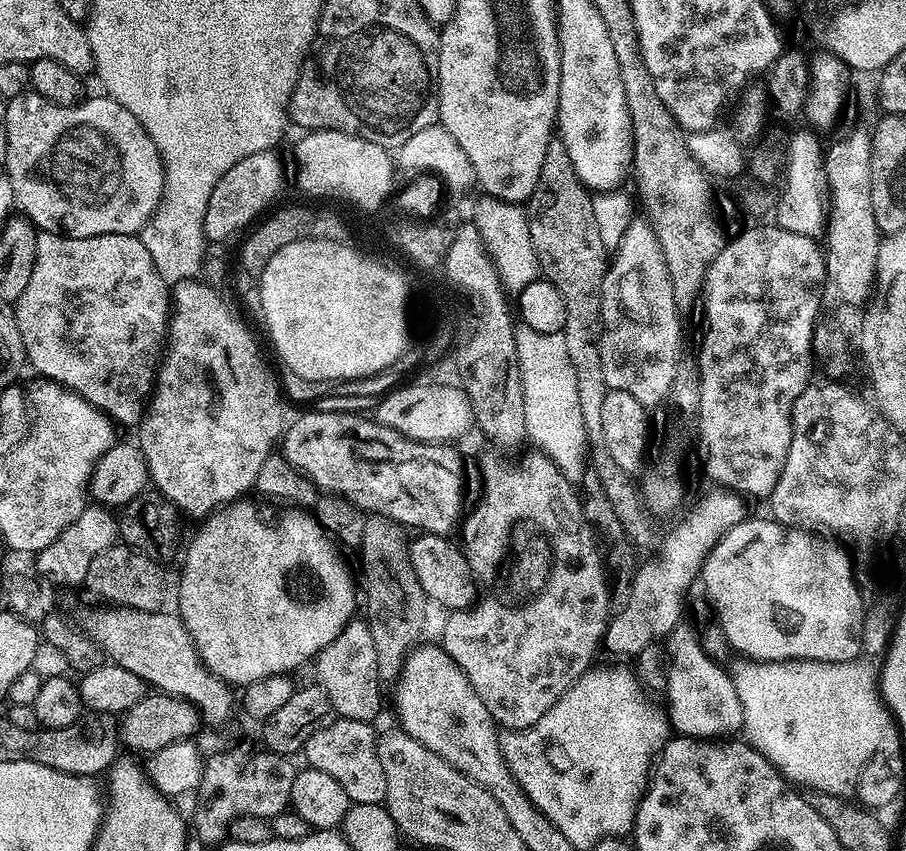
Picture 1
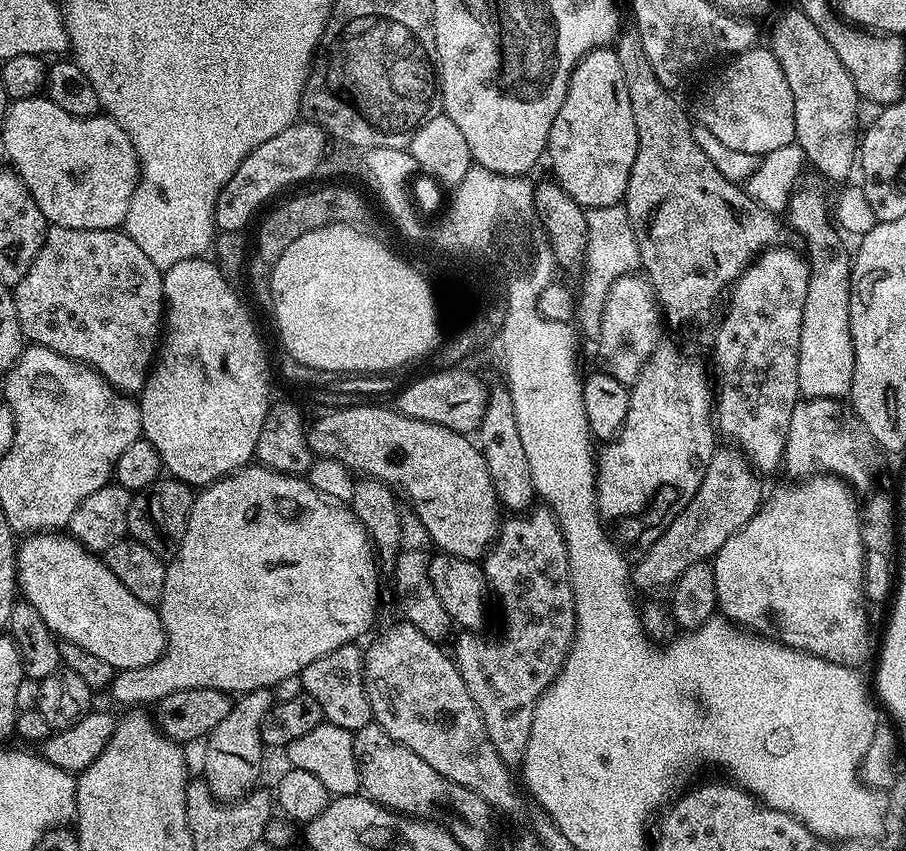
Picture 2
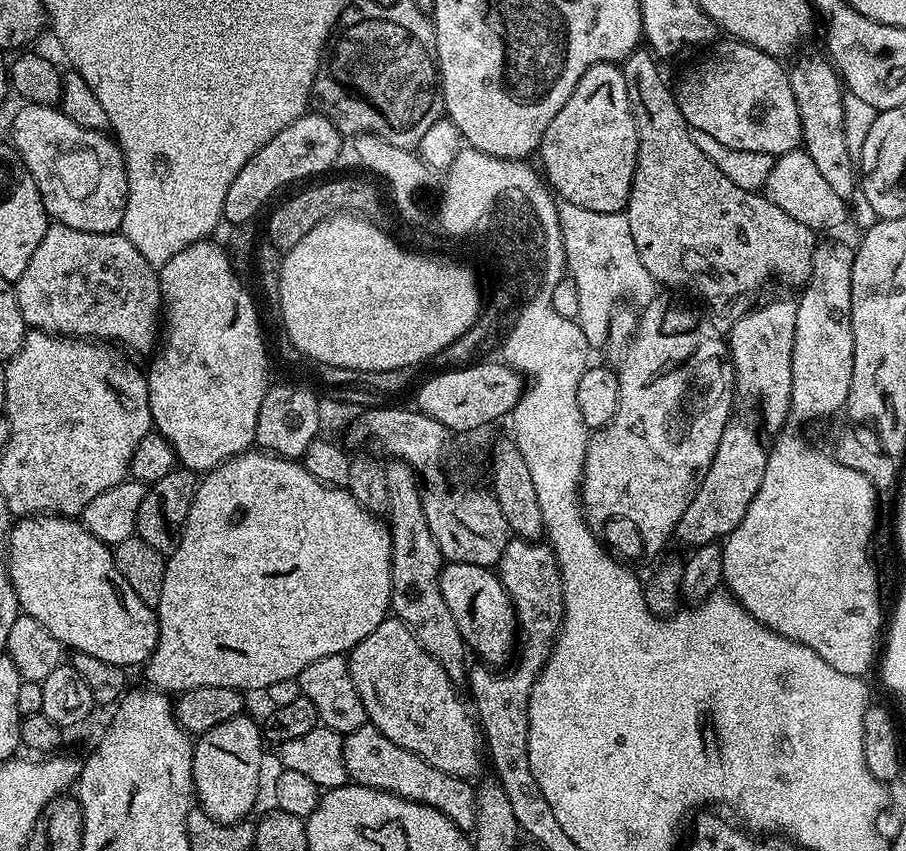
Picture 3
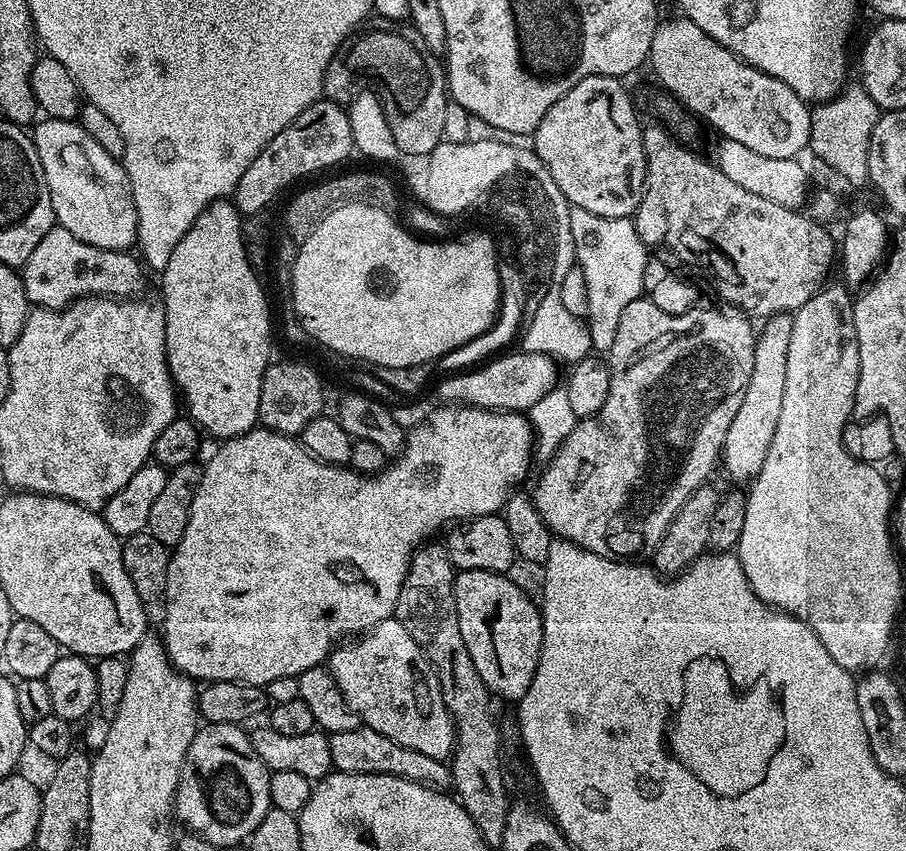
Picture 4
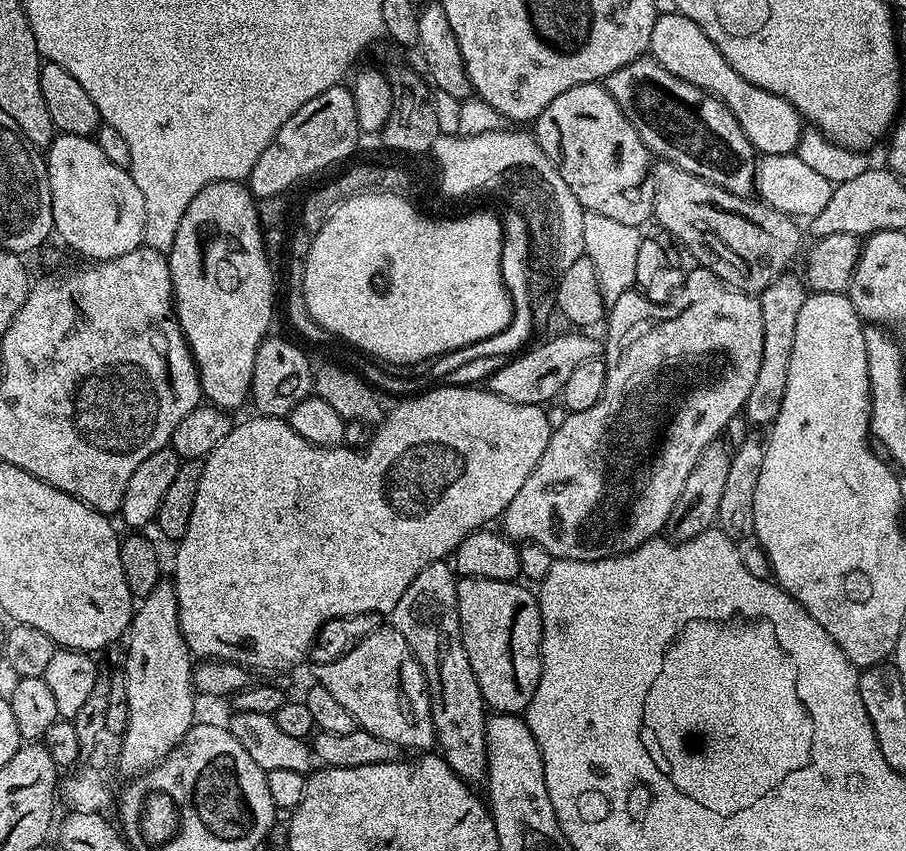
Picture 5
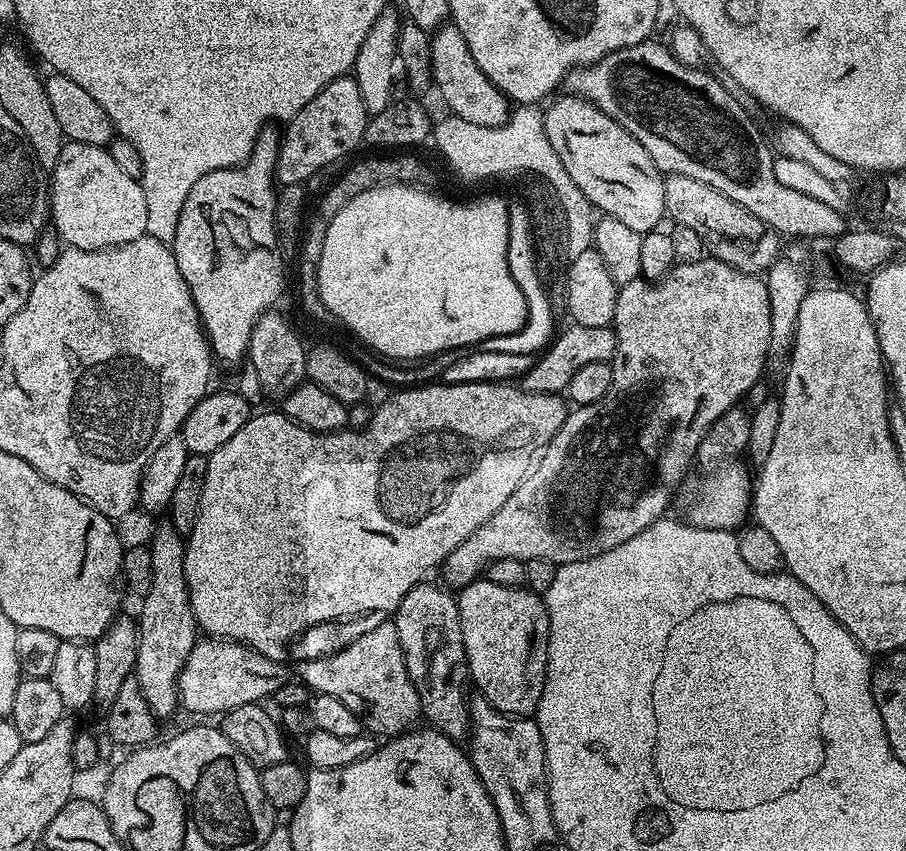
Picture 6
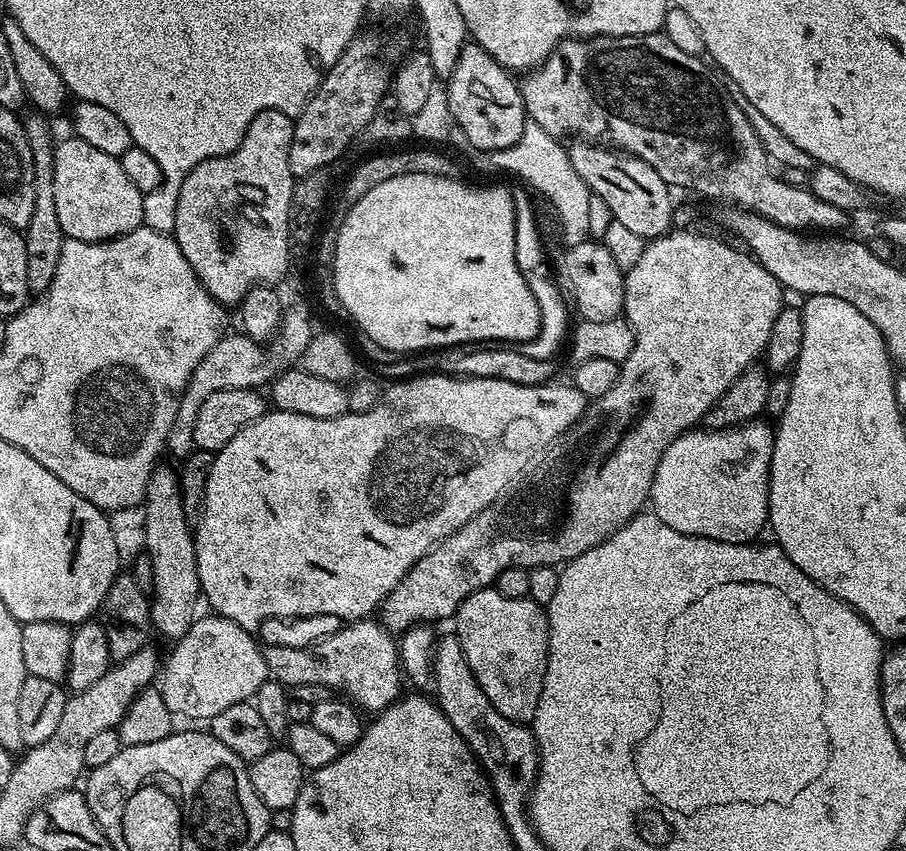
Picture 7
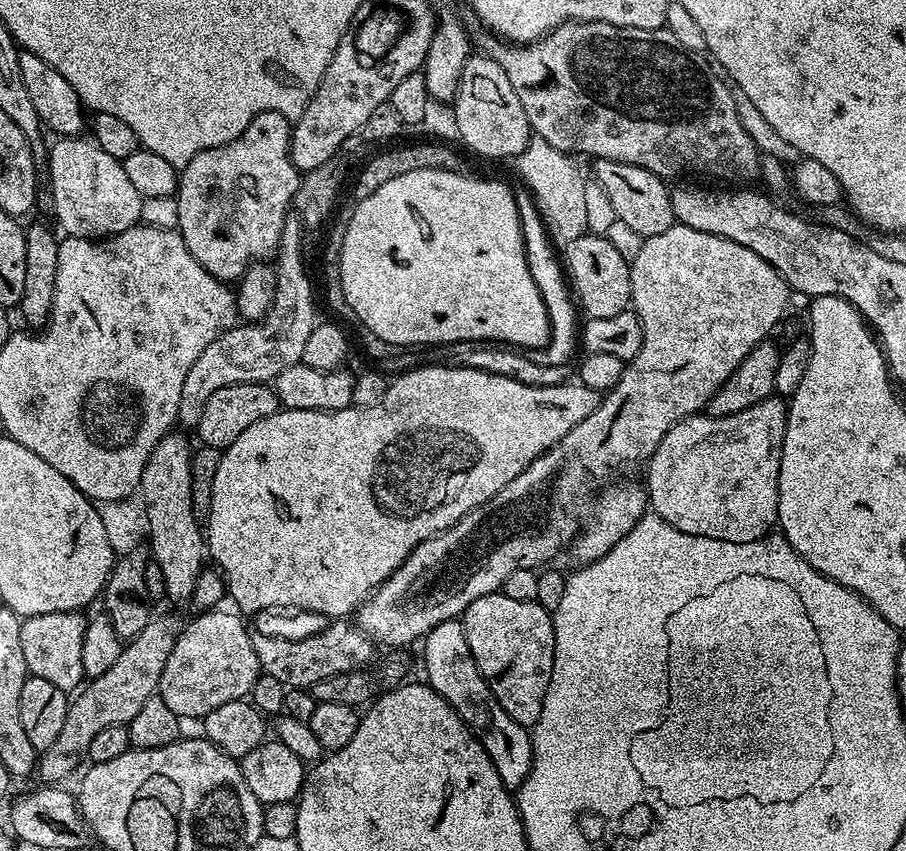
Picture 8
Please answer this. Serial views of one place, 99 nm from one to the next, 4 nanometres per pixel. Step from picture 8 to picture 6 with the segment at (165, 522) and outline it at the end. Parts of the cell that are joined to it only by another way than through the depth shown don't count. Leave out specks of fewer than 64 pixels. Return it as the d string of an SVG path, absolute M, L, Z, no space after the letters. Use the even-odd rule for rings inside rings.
M170 526L157 527L150 541L154 558L154 582L142 598L138 623L140 641L136 659L136 681L150 702L152 713L158 718L168 716L178 708L177 684L180 671L187 656L198 641L196 619L190 610L190 598L186 586L186 566L184 565L185 537L178 535Z

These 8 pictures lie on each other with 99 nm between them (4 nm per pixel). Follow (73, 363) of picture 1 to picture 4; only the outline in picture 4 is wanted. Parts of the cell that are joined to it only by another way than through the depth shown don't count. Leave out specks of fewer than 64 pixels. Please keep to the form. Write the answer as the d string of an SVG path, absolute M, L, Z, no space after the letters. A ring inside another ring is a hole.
M53 226L46 238L34 246L22 269L28 303L37 308L65 308L85 296L135 297L144 284L144 272L140 269L141 261L132 254L128 250L119 252L90 246L90 242L82 242L82 238L74 238L70 230Z

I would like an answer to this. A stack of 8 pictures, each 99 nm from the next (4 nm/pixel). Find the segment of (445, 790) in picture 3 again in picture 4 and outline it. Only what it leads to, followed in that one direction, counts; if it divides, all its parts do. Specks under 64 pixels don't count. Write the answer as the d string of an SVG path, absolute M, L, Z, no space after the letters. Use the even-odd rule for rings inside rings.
M363 726L354 730L338 730L328 736L330 756L333 769L350 774L390 774L404 776L419 784L427 784L429 788L444 790L452 783L452 770L445 761L426 758L426 754L418 754L418 750L410 750L406 746L398 746L398 742L390 742L378 730Z

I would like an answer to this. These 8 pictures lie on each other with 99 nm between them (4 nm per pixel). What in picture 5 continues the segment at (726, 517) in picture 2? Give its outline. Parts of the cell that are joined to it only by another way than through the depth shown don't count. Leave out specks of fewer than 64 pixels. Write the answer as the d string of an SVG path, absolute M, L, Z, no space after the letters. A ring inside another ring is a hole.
M788 272L775 279L770 286L759 293L758 299L762 310L762 359L758 366L758 377L750 390L750 397L745 404L745 417L756 424L771 425L781 408L785 394L786 378L789 374L790 354L794 346L794 330L798 322L798 312L808 295L803 279Z

